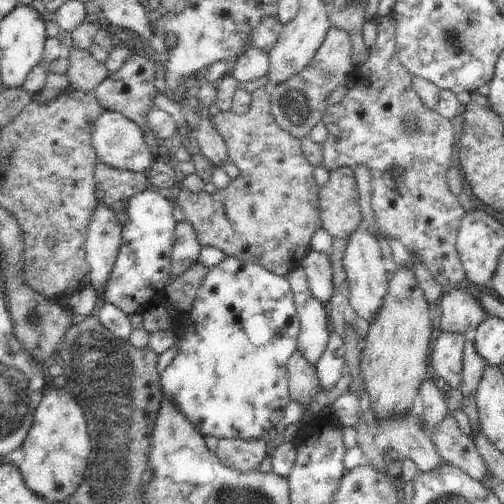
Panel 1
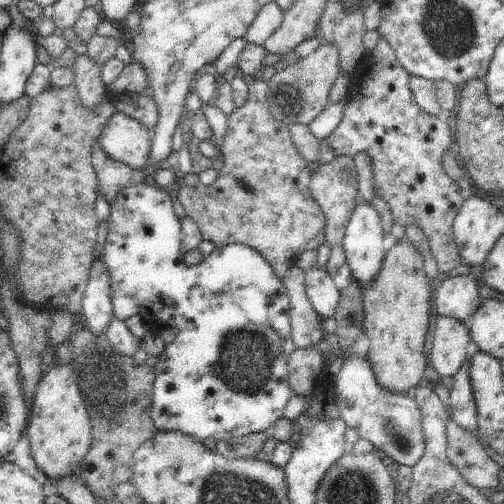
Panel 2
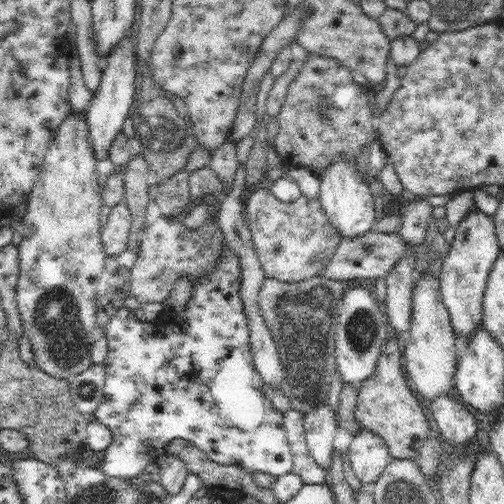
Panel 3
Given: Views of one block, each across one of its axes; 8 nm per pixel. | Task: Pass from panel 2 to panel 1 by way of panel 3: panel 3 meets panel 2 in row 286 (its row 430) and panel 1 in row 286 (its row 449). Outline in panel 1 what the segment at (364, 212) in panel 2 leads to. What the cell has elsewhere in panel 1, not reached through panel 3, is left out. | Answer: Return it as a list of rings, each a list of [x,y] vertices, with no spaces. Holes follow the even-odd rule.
[[[359,224],[347,240],[347,248],[345,248],[345,256],[343,256],[343,268],[345,268],[345,282],[349,286],[349,306],[347,308],[353,310],[353,316],[359,316],[359,318],[371,322],[381,308],[383,296],[387,294],[389,270],[387,270],[385,260],[381,258],[381,250],[377,246],[375,236],[363,224]]]

